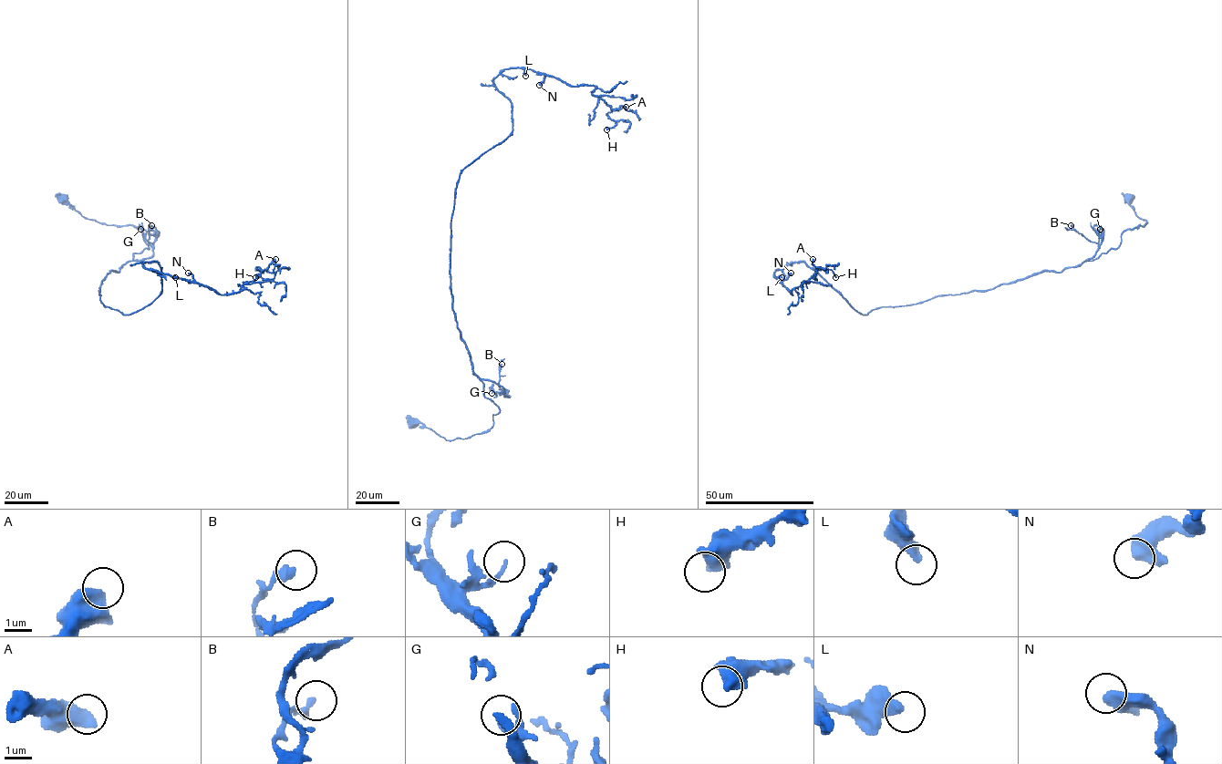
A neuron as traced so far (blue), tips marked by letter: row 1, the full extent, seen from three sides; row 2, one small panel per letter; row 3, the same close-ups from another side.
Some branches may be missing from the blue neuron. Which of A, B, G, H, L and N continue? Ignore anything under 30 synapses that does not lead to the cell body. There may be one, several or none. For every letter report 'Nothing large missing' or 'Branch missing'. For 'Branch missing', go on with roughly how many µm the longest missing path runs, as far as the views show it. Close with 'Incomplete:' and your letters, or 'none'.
A: Nothing large missing
B: Nothing large missing
G: Nothing large missing
H: Nothing large missing
L: Nothing large missing
N: Nothing large missing
Incomplete: none

